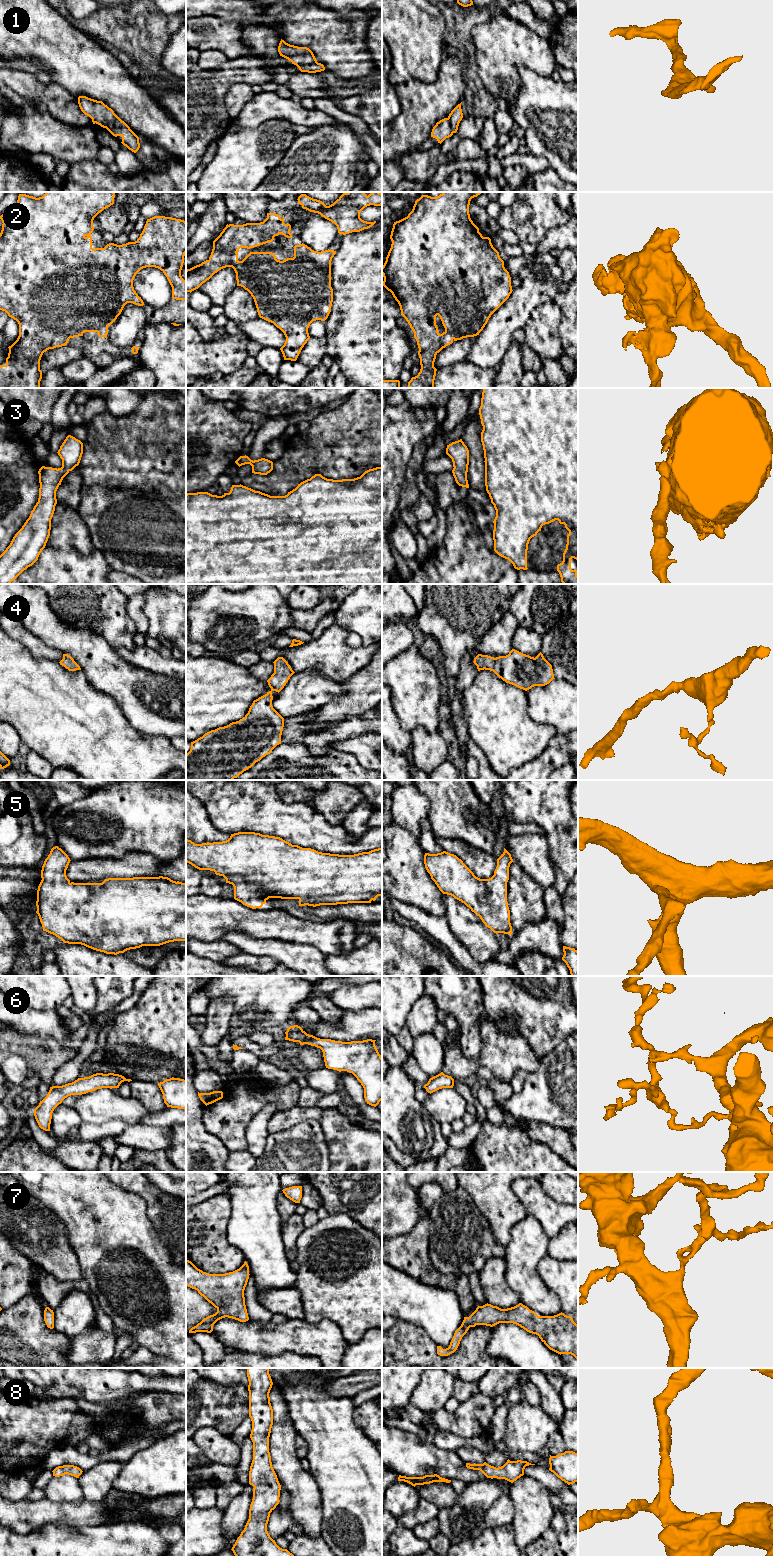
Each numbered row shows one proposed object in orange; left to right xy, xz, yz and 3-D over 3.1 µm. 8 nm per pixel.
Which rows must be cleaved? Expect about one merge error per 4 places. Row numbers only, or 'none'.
none

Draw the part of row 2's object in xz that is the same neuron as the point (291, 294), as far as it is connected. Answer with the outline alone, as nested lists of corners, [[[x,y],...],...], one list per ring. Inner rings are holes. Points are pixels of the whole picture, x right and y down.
[[[267,213],[267,218],[260,223],[246,223],[243,225],[227,224],[220,235],[213,241],[213,249],[208,260],[186,270],[186,292],[198,289],[219,270],[232,267],[236,273],[237,286],[247,290],[254,299],[260,318],[273,323],[285,335],[286,341],[280,348],[284,360],[296,361],[302,348],[310,339],[308,328],[313,321],[325,321],[333,302],[333,289],[331,287],[331,261],[336,251],[314,251],[305,244],[294,246],[294,257],[283,261],[277,260],[272,252],[250,252],[242,261],[238,260],[238,250],[242,248],[254,248],[268,242],[272,242],[279,234],[292,238],[291,225],[284,223],[284,215],[281,219],[278,214]]]

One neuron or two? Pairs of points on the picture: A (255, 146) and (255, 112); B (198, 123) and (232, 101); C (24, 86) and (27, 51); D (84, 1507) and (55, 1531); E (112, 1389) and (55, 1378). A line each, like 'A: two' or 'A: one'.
A: two
B: two
C: two
D: two
E: one

